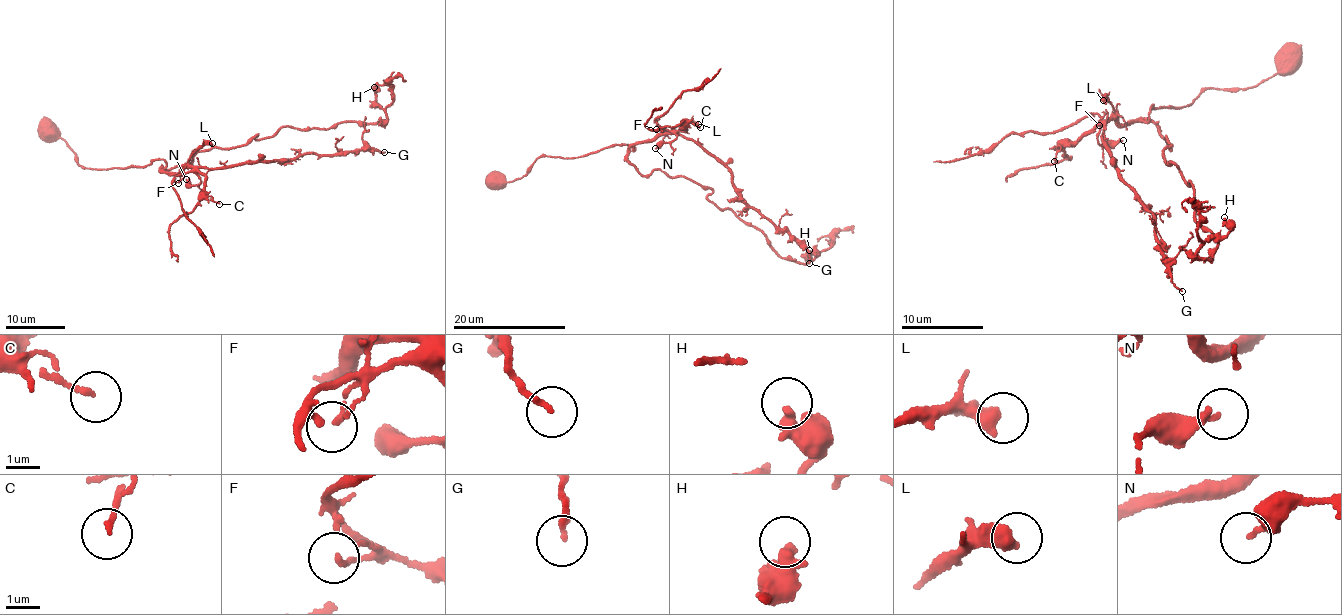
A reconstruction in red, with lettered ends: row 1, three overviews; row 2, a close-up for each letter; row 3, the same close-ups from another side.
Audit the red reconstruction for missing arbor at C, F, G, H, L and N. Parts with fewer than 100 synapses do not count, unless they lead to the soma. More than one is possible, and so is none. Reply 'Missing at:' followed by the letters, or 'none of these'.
Missing at: none of these

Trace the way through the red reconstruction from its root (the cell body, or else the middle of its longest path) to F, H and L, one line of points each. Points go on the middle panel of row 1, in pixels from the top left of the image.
F: (494, 179), (515, 181), (539, 157), (583, 157), (624, 144), (634, 150), (636, 144), (671, 132), (656, 129)
H: (494, 179), (624, 144), (640, 174), (711, 189), (780, 256), (806, 264), (819, 253), (806, 259), (809, 250)
L: (494, 179), (515, 181), (539, 157), (583, 157), (624, 144), (634, 150), (673, 127), (698, 124)

